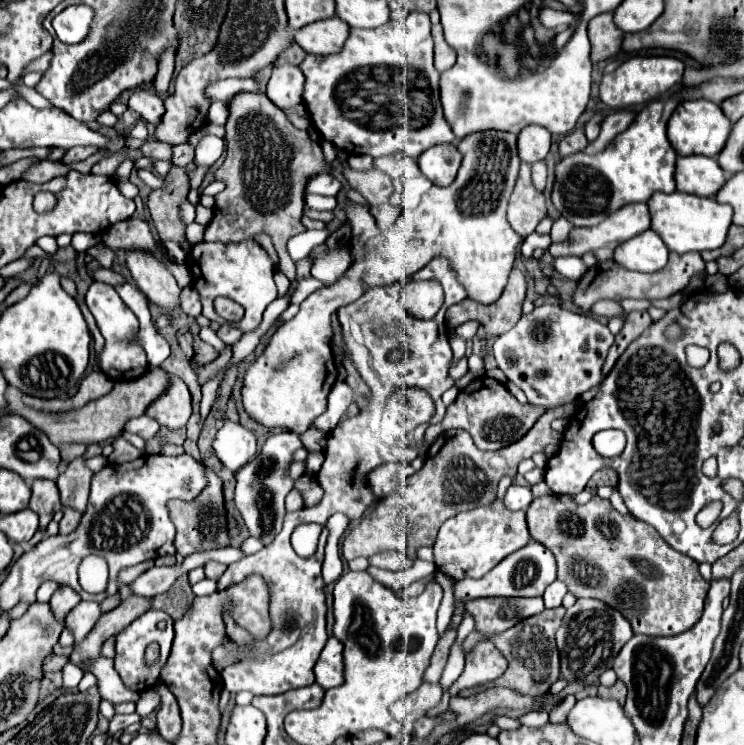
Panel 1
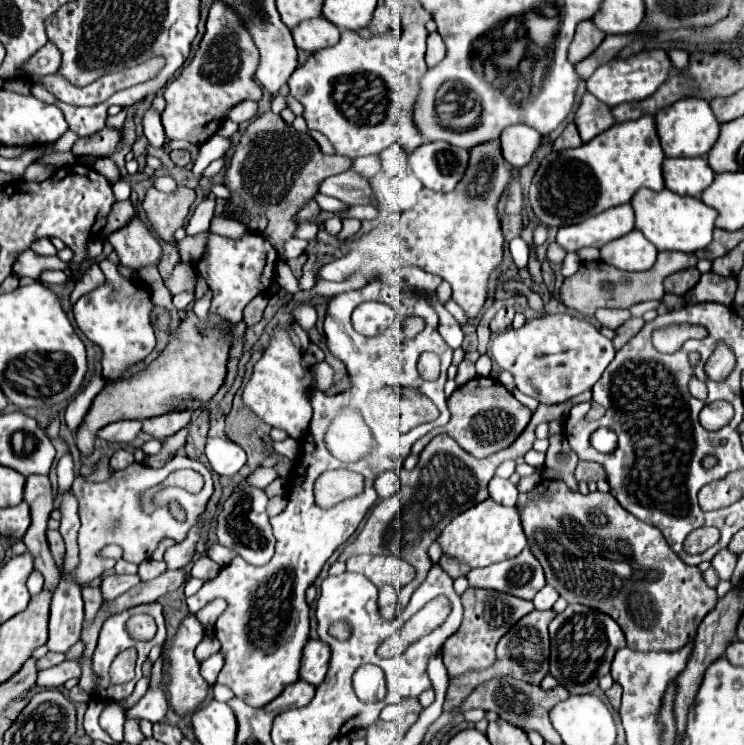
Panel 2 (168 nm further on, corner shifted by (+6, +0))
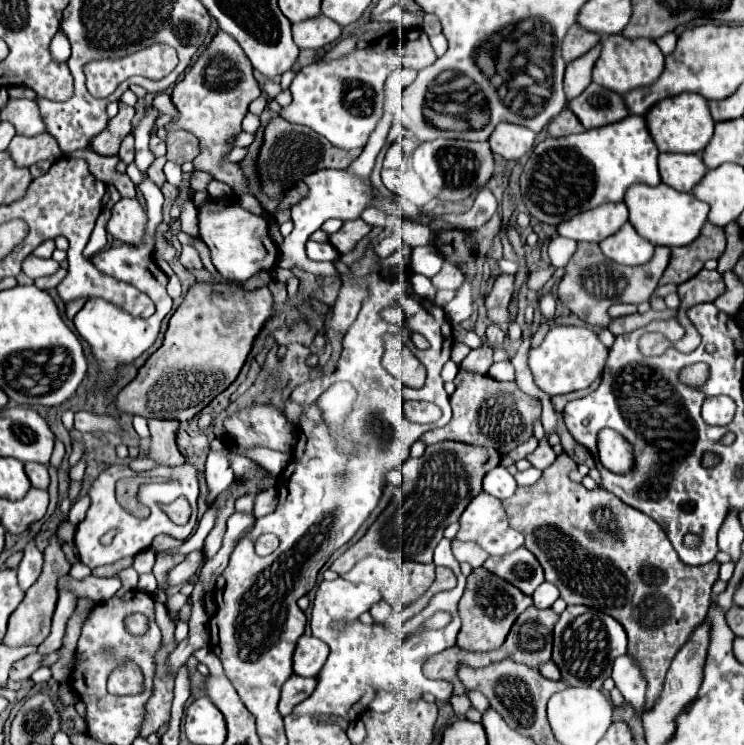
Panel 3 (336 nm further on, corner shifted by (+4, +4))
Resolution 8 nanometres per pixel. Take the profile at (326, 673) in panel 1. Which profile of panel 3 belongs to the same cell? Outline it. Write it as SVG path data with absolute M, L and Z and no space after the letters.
M302 636L294 652L294 672L300 676L316 678L328 658L328 652L330 650L322 640L314 636Z

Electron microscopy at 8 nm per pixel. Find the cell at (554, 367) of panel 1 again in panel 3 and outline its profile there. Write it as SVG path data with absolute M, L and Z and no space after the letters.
M554 324L544 336L542 344L528 350L528 366L532 370L534 382L550 396L588 388L602 374L606 358L608 348L600 342L598 334L586 326Z

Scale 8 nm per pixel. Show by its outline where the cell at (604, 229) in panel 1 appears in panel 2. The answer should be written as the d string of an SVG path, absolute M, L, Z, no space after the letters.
M630 204L618 208L608 208L600 216L592 216L582 224L562 226L558 230L556 242L568 252L576 252L584 246L602 248L604 244L628 234L634 230L634 212Z

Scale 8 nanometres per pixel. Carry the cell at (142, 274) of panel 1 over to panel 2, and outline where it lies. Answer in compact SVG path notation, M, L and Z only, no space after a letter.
M134 216L126 226L112 232L108 240L114 246L120 264L126 268L140 270L158 262L162 256L162 248L156 236L146 228L146 224L138 216Z

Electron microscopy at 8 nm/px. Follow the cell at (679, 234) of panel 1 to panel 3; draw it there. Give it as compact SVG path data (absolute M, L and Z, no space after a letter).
M636 184L628 188L624 202L630 210L630 222L636 228L636 232L654 246L670 246L670 248L692 244L702 234L702 228L710 212L710 206L706 202L698 200L694 194L682 194L670 188L668 184L658 186Z

